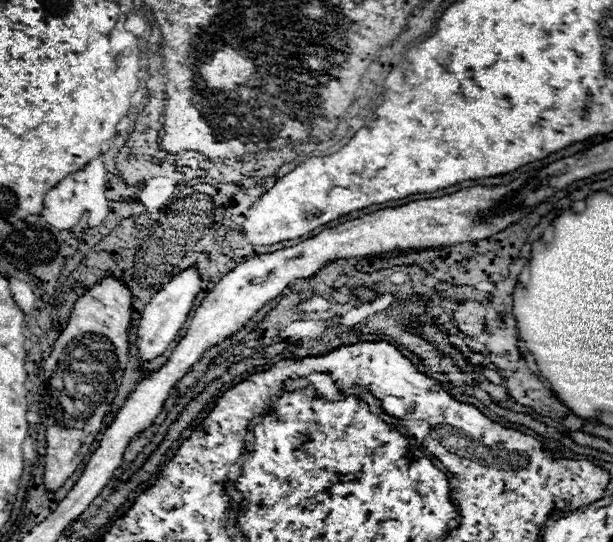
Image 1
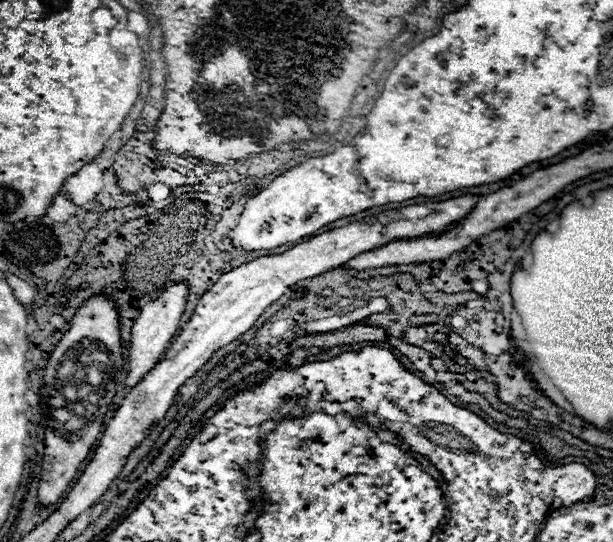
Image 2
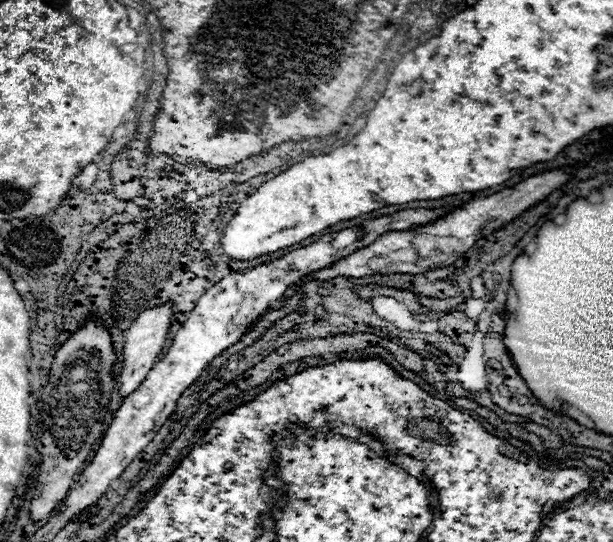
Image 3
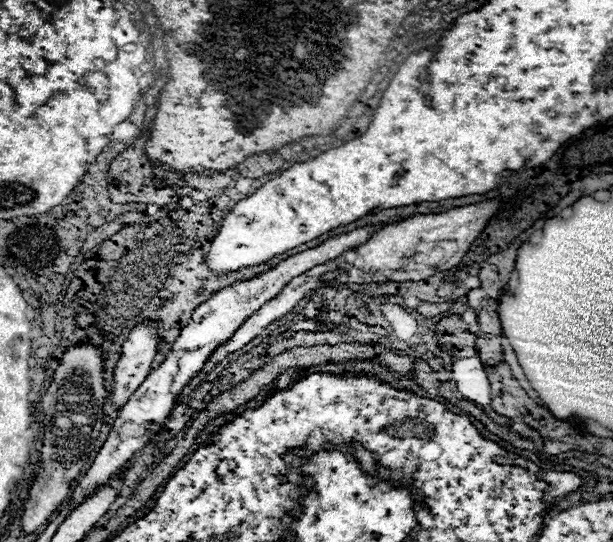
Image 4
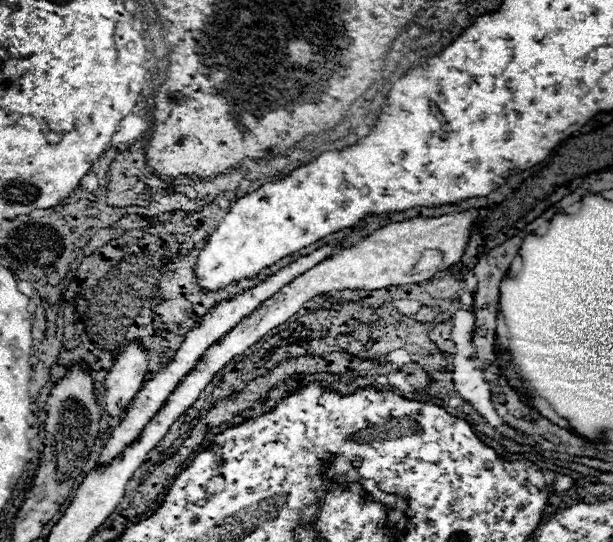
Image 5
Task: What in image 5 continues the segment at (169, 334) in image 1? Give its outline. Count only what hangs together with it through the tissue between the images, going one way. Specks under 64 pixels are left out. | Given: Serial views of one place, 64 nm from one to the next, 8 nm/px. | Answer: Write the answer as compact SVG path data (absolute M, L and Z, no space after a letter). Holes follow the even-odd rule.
M130 344L120 354L120 358L116 360L116 364L106 374L106 380L104 380L106 390L102 396L102 404L104 404L104 410L108 412L108 416L114 418L114 416L122 416L126 412L128 402L142 388L146 364L148 364L148 360L144 356L144 350L138 344Z

